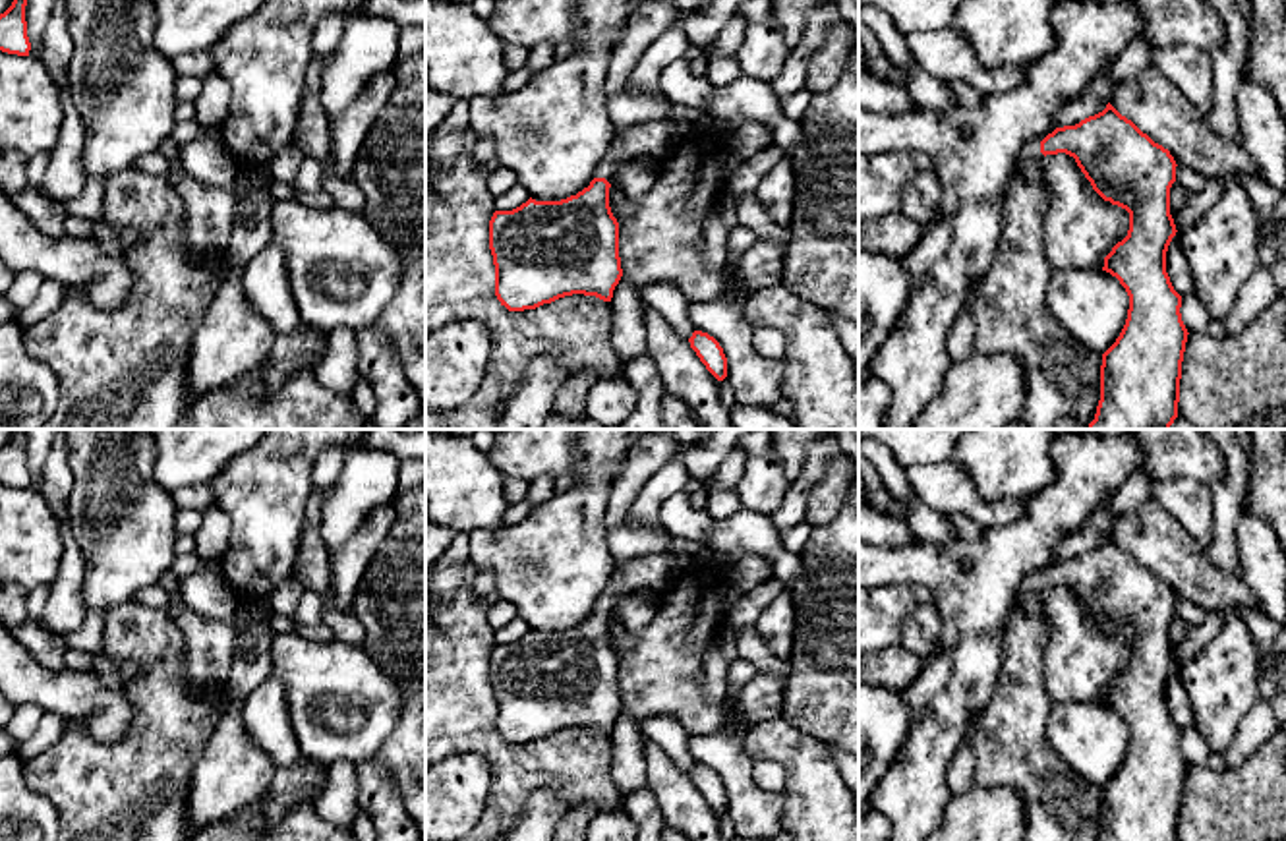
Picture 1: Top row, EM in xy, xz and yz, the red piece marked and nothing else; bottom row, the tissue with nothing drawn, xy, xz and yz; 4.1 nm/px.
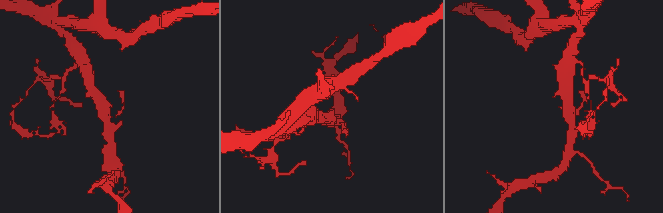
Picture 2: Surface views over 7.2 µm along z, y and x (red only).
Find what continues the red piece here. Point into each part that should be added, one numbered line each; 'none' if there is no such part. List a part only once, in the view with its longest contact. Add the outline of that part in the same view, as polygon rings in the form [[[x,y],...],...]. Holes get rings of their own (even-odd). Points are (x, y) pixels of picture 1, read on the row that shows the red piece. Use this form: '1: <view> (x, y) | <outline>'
1: yz (1031, 149) | [[[1044,137],[1033,139],[1029,143],[1023,145],[1021,153],[1019,153],[1019,170],[1017,176],[1021,176],[1021,170],[1035,159],[1044,159],[1044,155],[1040,153],[1040,141]]]

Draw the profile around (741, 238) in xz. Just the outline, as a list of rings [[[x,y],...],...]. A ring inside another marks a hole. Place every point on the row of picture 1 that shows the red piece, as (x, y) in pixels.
[[[737,224],[727,236],[727,253],[739,259],[756,240],[748,226]]]

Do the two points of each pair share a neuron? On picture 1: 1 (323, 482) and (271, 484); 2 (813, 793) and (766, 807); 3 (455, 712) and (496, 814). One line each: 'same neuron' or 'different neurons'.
1: different neurons
2: different neurons
3: same neuron

